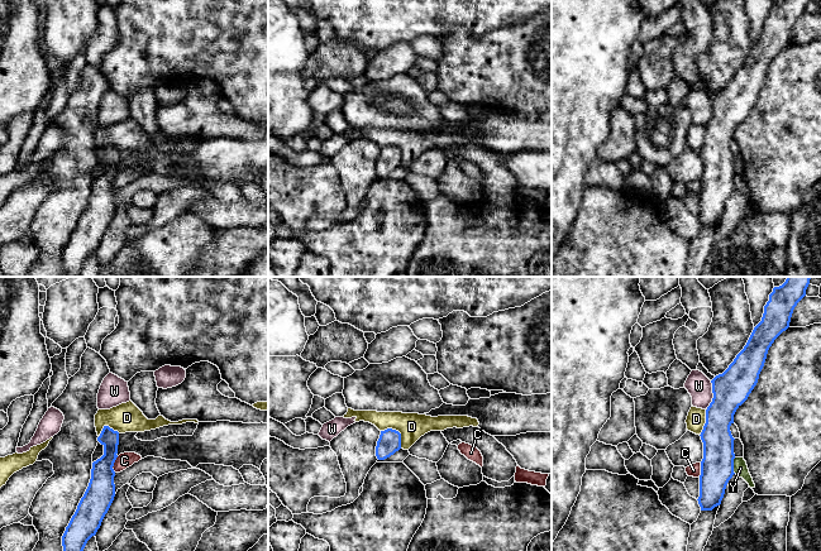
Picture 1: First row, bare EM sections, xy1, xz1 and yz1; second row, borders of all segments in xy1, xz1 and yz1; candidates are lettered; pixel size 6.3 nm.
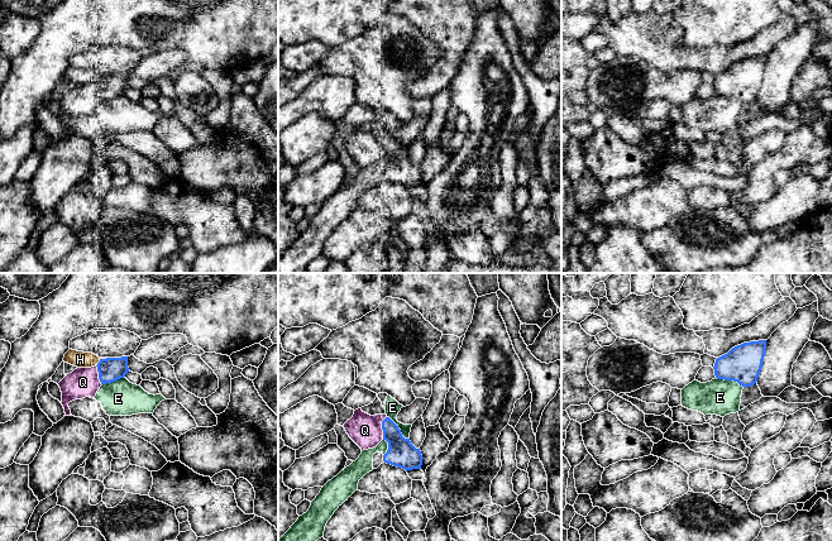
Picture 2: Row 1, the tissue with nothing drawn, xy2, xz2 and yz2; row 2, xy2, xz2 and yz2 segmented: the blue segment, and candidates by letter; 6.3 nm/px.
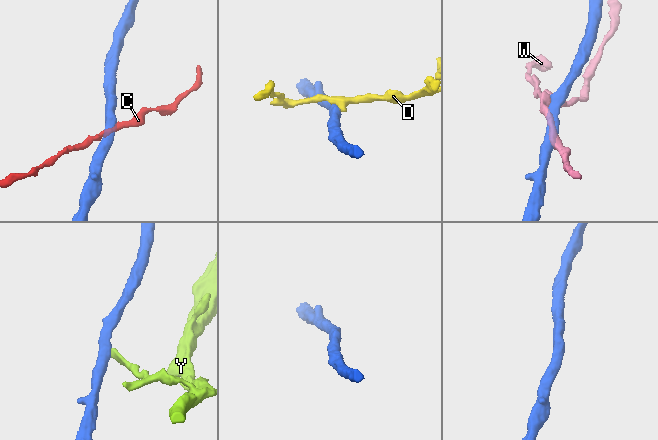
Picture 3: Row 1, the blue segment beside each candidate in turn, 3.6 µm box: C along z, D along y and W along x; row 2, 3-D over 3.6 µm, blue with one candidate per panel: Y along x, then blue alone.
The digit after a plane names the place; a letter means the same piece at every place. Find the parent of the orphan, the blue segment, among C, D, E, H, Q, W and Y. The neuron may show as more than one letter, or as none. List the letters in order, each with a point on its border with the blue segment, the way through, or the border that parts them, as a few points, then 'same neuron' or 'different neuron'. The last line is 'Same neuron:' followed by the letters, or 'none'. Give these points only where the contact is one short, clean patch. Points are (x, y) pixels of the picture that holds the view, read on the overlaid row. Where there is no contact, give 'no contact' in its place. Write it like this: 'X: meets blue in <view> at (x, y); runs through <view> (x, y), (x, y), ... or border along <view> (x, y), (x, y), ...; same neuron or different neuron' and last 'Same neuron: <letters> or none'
C: meets blue in xy1 at (113, 464); border along xy1 (118, 456), (113, 466), (114, 472); different neuron
D: meets blue in xz1 at (397, 431); border along xz1 (381, 430), (395, 429), (400, 434), (401, 448); different neuron
E: meets blue in xz2 at (398, 429); different neuron
H: meets blue in xy2 at (97, 363); different neuron
Q: meets blue in xz2 at (382, 427); same neuron
W: meets blue in yz1 at (714, 396); border along yz1 (711, 381), (712, 401), (706, 410); different neuron
Y: meets blue in yz1 at (733, 465); different neuron
Same neuron: Q

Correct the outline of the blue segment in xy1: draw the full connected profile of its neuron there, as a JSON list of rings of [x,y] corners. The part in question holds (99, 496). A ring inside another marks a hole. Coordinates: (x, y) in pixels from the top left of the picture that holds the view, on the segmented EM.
[[[104,426],[97,441],[104,446],[104,455],[92,463],[89,487],[62,536],[63,551],[83,551],[115,497],[113,466],[118,457],[119,432]]]

